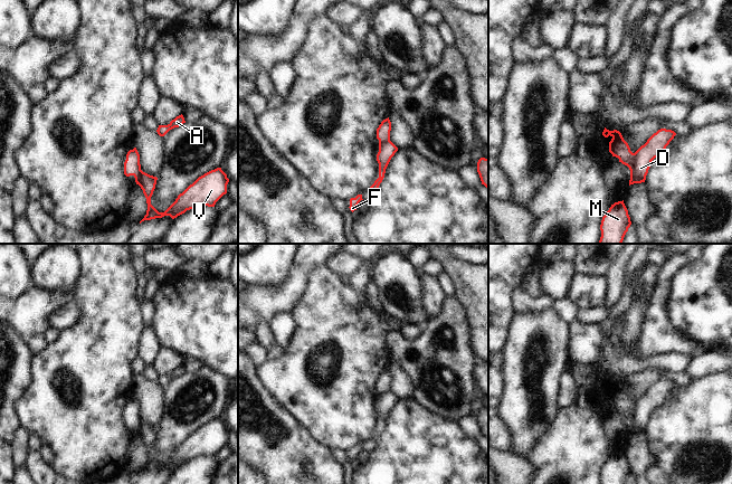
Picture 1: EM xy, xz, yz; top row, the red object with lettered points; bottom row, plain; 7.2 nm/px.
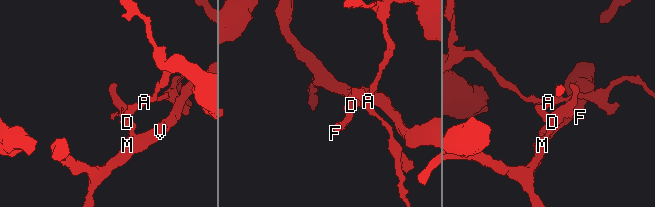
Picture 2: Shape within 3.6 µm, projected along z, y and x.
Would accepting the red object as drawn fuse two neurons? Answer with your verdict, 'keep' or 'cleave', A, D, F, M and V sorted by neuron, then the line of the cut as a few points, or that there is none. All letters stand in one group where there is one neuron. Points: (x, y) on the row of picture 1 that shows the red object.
cleave | A / D F M V | xy (135, 148), (136, 164), (133, 168)

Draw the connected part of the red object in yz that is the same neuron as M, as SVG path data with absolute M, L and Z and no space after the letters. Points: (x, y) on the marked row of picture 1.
M622 201L611 205L601 220L599 244L621 244L631 221Z

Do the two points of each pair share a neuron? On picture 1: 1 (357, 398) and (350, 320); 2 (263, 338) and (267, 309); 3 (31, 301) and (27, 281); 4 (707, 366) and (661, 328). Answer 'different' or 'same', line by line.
1: same
2: different
3: different
4: different

